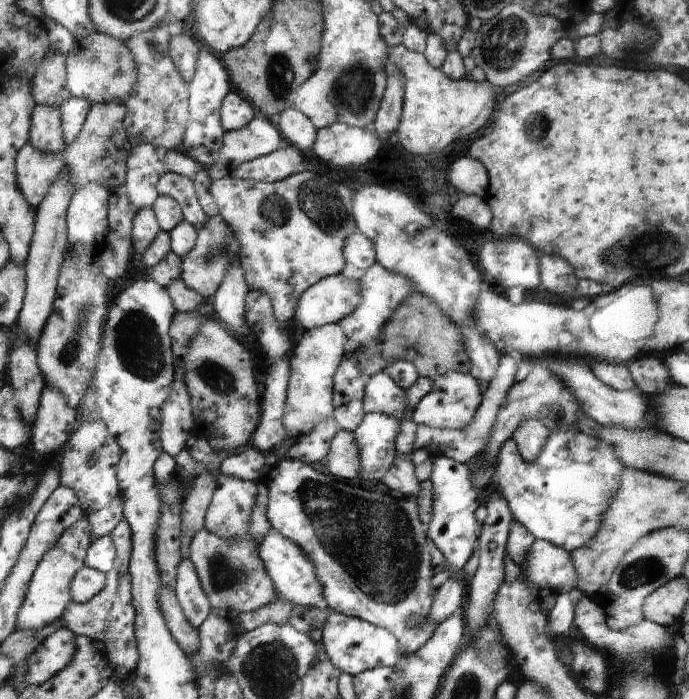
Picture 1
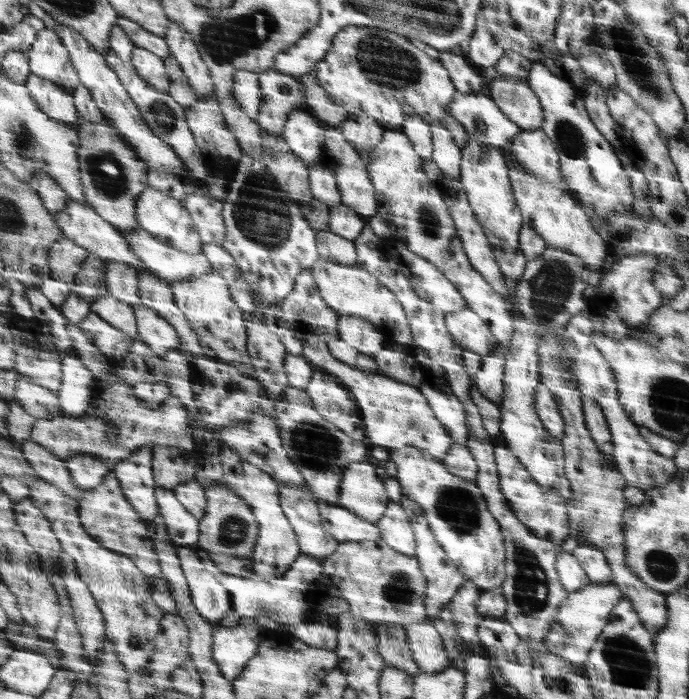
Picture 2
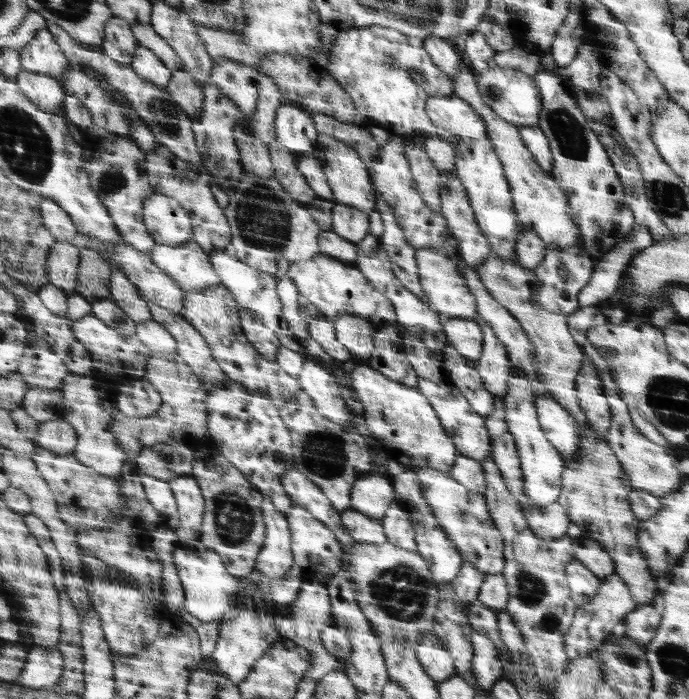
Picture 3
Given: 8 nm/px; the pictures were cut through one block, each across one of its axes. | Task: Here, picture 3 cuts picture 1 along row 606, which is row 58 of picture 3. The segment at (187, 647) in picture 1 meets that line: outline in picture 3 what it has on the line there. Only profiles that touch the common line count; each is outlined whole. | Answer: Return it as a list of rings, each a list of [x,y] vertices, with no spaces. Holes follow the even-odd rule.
[[[134,25],[132,26],[132,30],[136,34],[136,38],[138,38],[140,44],[146,46],[146,48],[150,48],[152,52],[156,52],[166,62],[166,65],[174,69],[174,72],[185,70],[184,60],[180,58],[178,52],[172,48],[168,40],[165,40],[158,34],[152,26]]]

